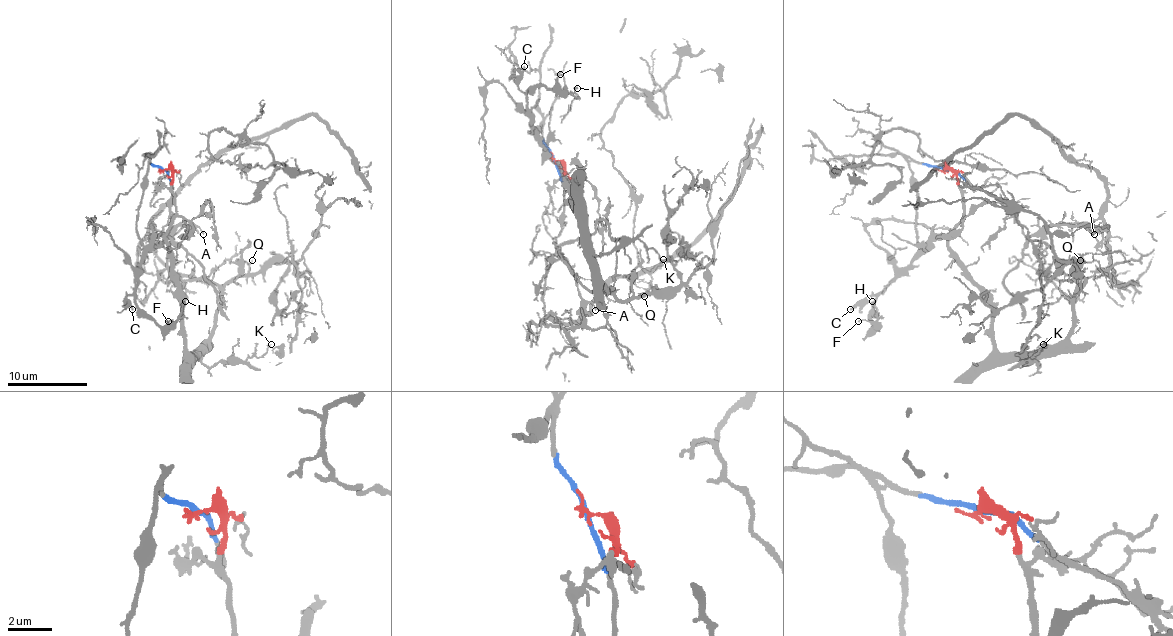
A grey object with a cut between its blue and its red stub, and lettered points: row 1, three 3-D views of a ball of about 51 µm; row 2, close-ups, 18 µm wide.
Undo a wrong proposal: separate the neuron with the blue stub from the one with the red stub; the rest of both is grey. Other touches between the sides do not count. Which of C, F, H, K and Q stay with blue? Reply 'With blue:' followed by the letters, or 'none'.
With blue: none

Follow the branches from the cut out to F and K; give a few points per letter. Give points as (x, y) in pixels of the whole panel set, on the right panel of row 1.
F: (945, 170), (957, 178), (962, 217), (879, 295), (869, 315), (871, 327), (867, 321), (857, 321)
K: (945, 170), (957, 178), (962, 198), (949, 251), (990, 307), (992, 344), (1040, 366), (1022, 360), (1044, 344)

